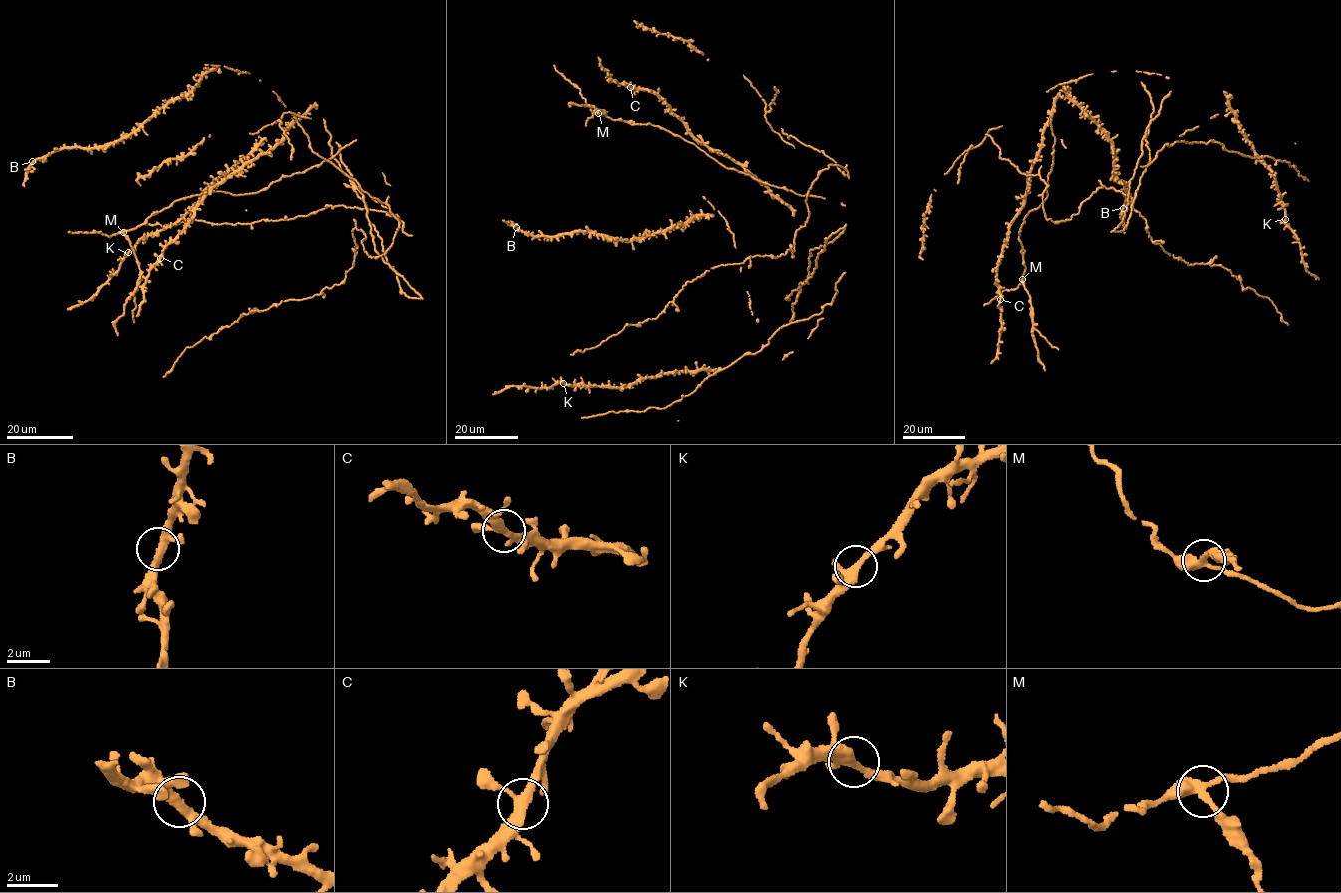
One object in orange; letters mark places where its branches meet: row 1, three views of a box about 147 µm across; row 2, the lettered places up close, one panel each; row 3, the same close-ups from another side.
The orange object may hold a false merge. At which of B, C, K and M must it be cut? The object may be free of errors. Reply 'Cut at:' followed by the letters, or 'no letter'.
Cut at: M

